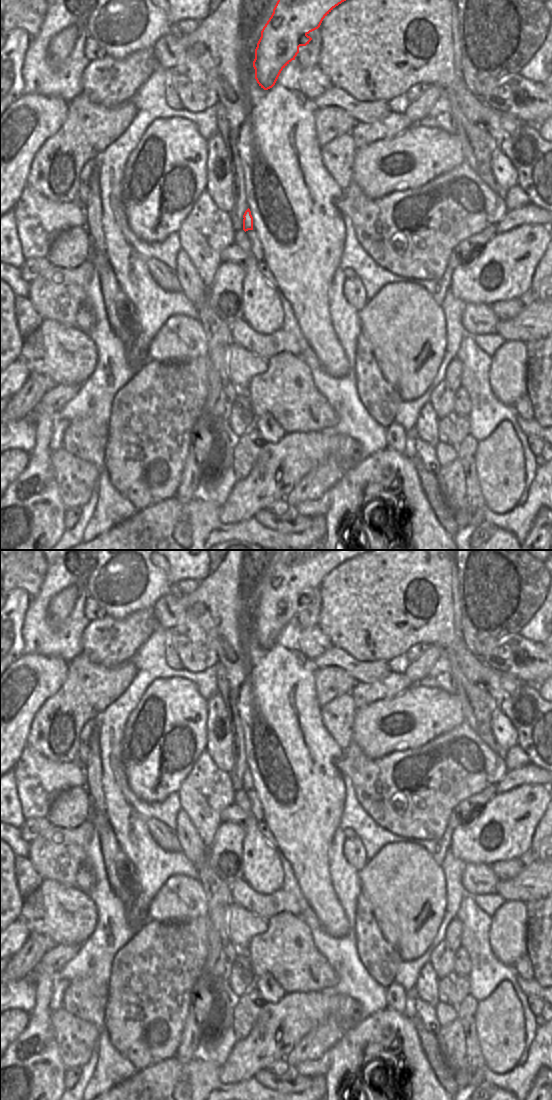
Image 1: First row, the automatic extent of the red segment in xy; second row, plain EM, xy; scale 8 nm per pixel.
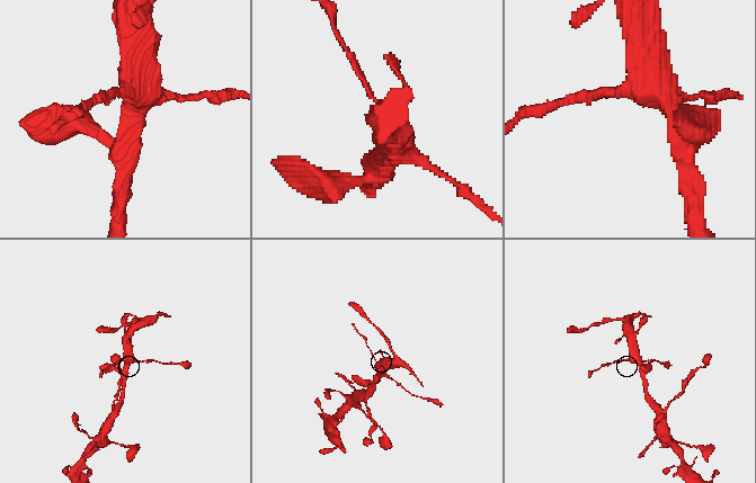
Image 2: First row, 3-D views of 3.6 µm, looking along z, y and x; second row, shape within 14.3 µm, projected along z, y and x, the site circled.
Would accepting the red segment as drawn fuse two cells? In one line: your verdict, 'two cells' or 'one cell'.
two cells

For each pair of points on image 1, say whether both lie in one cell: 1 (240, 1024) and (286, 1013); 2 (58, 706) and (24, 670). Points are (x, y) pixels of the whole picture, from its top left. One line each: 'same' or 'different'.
1: different
2: different

